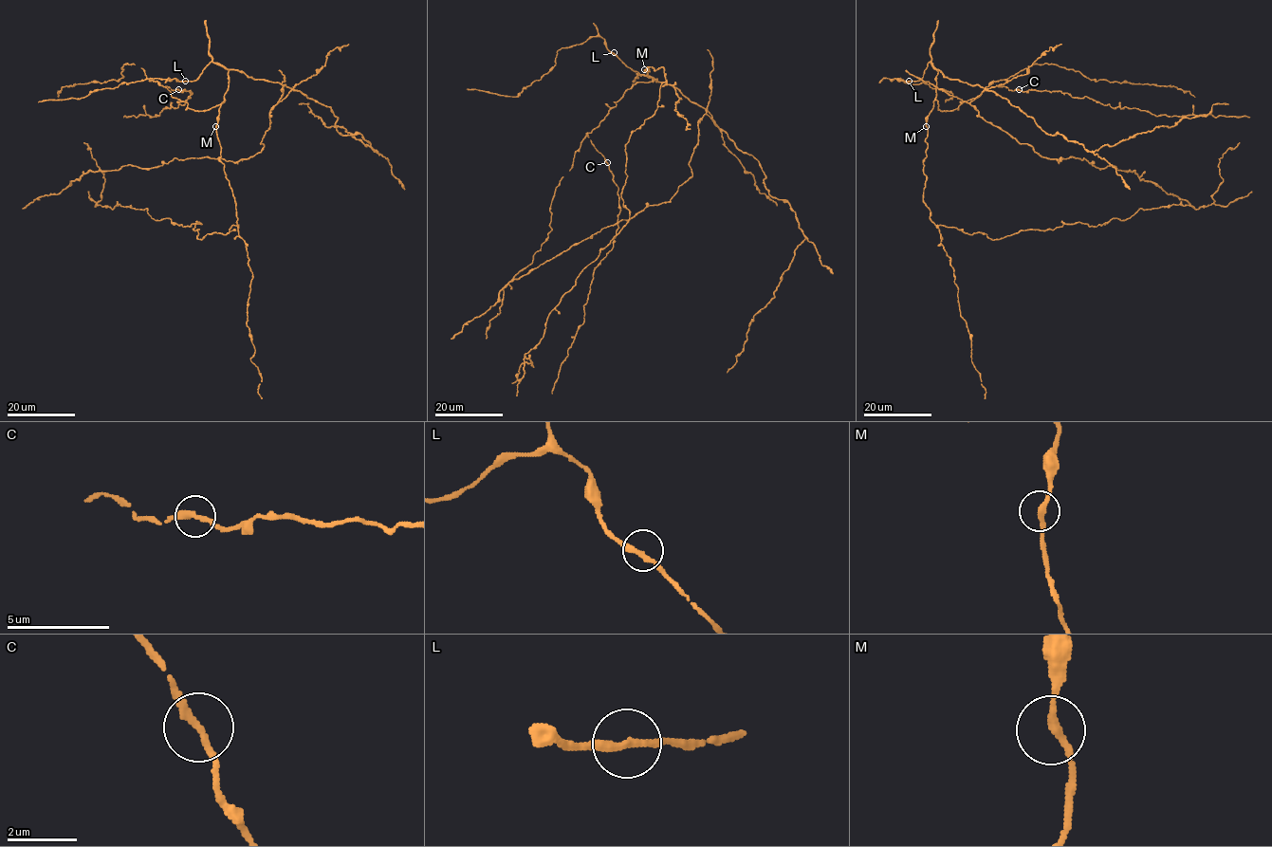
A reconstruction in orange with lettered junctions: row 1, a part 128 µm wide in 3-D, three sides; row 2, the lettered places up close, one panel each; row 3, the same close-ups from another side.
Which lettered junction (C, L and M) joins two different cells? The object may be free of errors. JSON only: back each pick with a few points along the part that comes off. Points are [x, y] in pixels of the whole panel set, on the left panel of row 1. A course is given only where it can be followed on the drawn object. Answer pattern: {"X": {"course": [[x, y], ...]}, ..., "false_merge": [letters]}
{"false_merge": []}

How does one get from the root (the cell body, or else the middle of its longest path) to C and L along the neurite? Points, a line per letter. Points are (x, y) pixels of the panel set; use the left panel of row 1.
C: (217, 116), (225, 101), (207, 110), (193, 111), (159, 82), (179, 89)
L: (217, 116), (228, 87), (228, 70), (211, 62), (196, 80), (185, 81)

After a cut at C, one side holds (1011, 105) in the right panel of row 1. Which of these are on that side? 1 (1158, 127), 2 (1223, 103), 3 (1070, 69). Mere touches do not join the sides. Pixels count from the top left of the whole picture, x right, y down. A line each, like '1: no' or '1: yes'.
1: yes
2: yes
3: no

